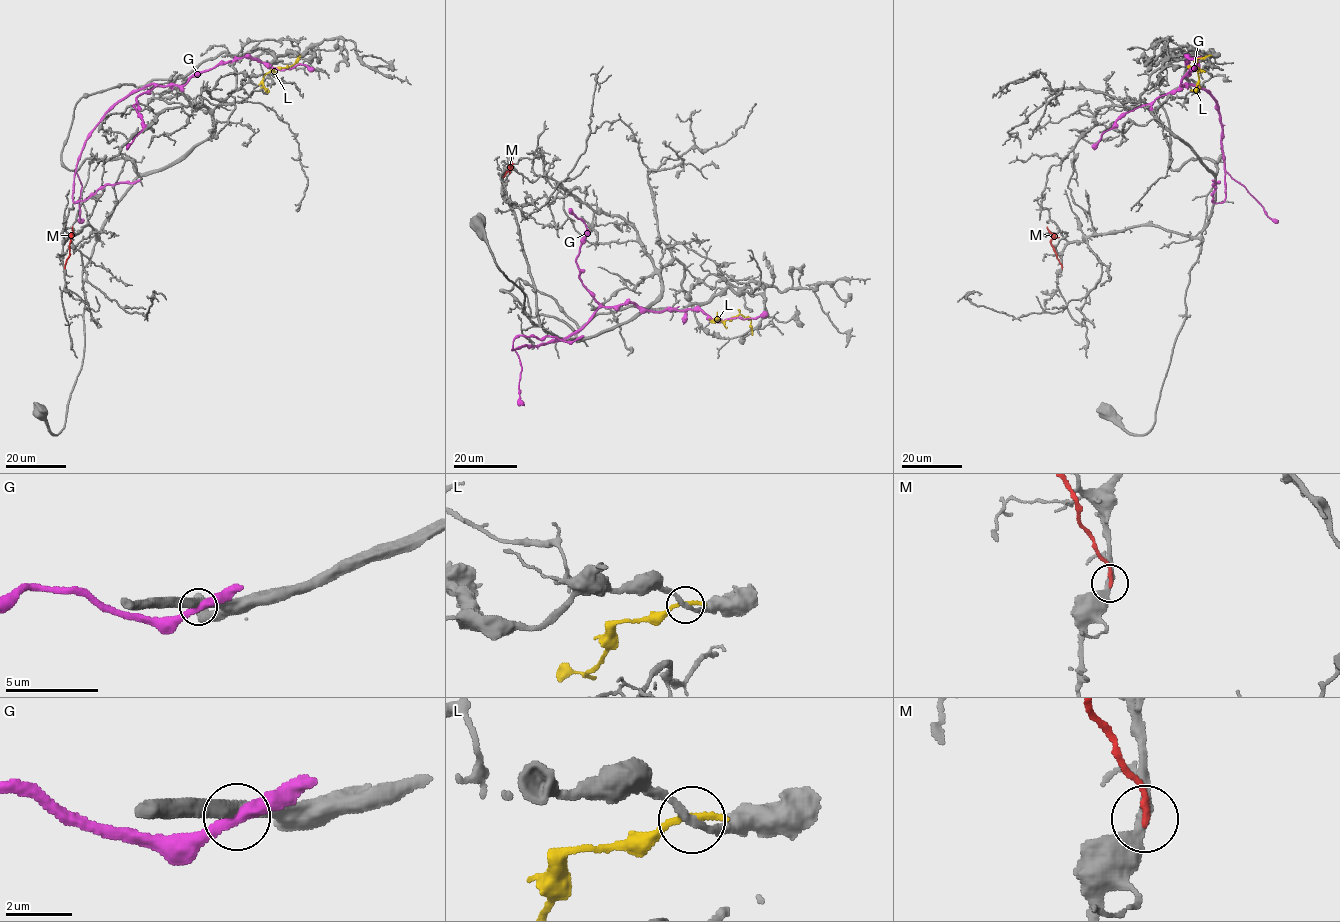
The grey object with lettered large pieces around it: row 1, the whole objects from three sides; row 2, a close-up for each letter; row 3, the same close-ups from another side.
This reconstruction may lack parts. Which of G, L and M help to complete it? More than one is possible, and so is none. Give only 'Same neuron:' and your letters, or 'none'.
Same neuron: none

